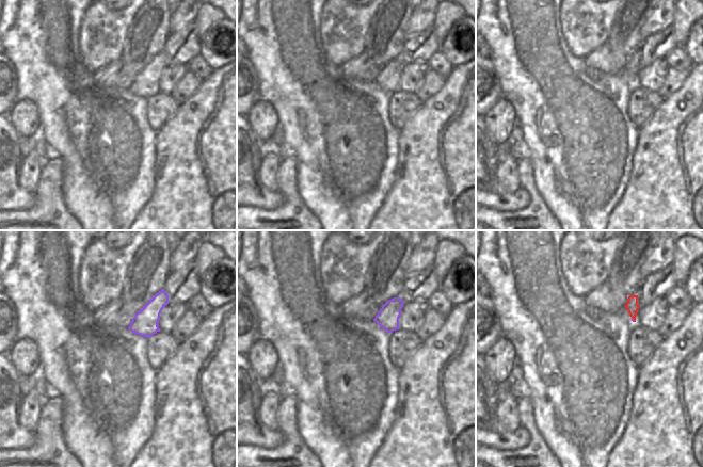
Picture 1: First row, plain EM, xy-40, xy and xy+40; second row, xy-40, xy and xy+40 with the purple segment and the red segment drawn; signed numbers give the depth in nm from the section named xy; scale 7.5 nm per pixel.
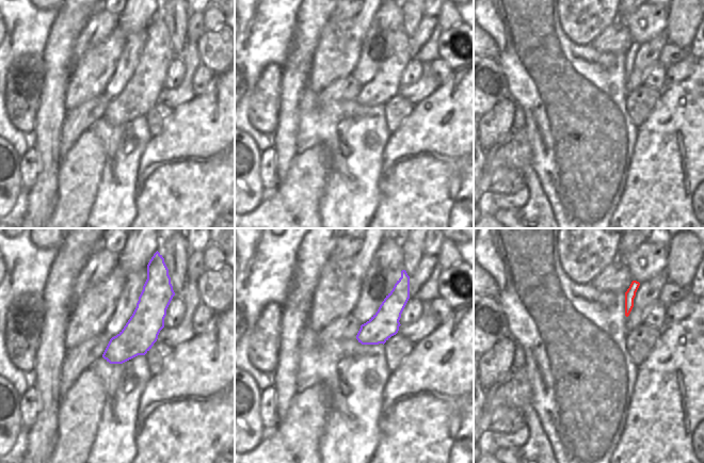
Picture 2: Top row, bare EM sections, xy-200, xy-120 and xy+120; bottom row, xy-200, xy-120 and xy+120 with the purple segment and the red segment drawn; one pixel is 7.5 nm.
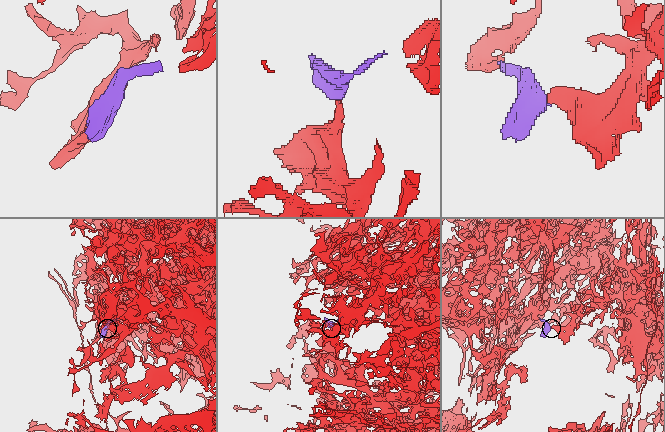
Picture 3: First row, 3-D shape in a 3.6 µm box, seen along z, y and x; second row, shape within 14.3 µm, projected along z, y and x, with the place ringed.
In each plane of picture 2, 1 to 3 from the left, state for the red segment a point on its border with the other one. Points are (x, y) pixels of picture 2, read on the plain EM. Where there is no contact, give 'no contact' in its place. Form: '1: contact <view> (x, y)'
1: no contact
2: no contact
3: no contact

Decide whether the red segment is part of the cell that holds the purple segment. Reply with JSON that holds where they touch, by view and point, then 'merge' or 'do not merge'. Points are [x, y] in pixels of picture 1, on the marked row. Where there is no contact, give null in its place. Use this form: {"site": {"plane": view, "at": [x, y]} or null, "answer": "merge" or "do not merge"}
{"site": {"plane": "xy+40", "at": [633, 319]}, "answer": "do not merge"}

